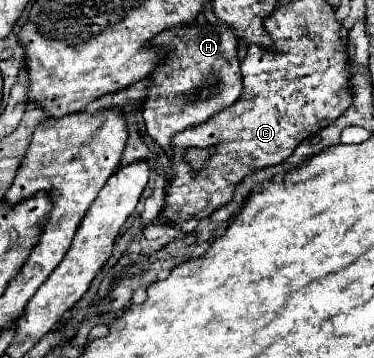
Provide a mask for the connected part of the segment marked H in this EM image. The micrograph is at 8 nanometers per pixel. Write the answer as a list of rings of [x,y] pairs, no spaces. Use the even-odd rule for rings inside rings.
[[[201,17],[193,23],[193,25],[187,25],[187,27],[175,27],[175,29],[169,29],[169,31],[163,31],[161,35],[157,35],[153,39],[153,45],[161,45],[161,47],[167,47],[167,57],[165,57],[165,65],[159,65],[151,77],[155,77],[155,85],[152,85],[146,96],[146,99],[141,107],[141,113],[143,119],[145,119],[145,129],[147,129],[147,135],[157,141],[163,151],[167,153],[169,159],[173,159],[173,145],[171,145],[171,139],[175,137],[175,133],[179,131],[185,131],[185,127],[197,127],[201,123],[205,123],[207,119],[211,119],[217,111],[221,109],[227,109],[231,107],[241,91],[243,91],[243,85],[241,85],[241,69],[239,69],[239,47],[237,47],[237,37],[233,35],[233,31],[223,25],[219,19],[215,23],[209,23],[209,21],[201,21]],[[217,75],[217,86],[214,92],[206,99],[201,99],[201,87],[205,85],[205,81],[209,77]]]

